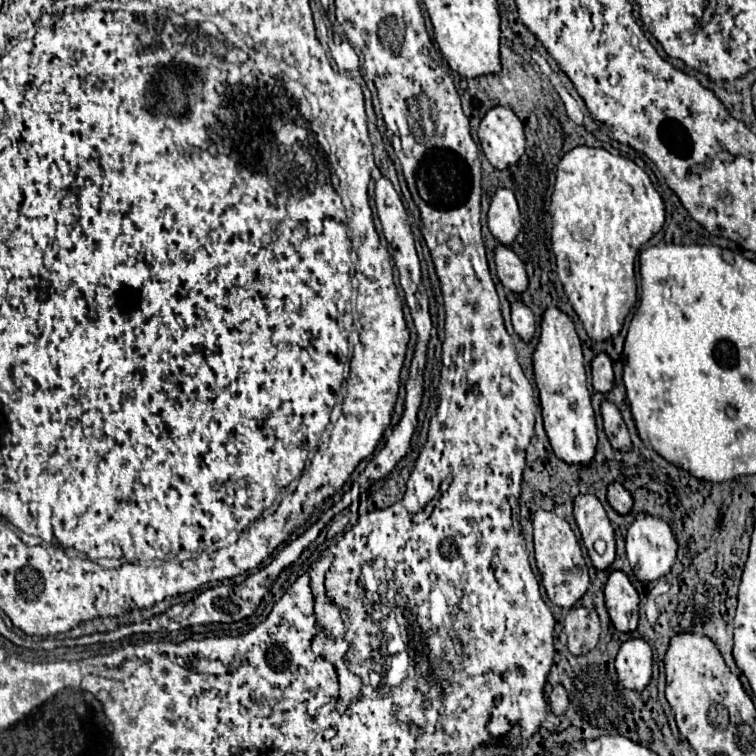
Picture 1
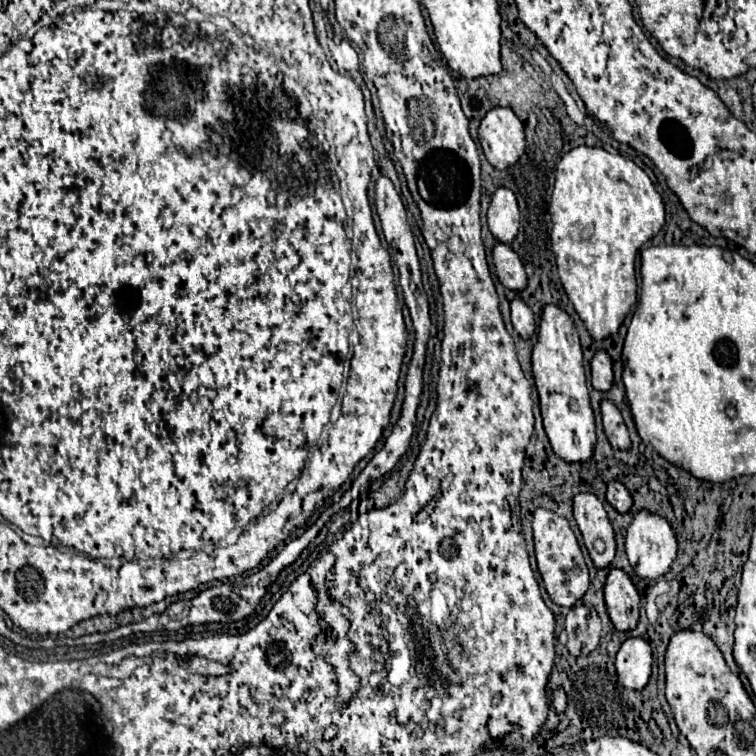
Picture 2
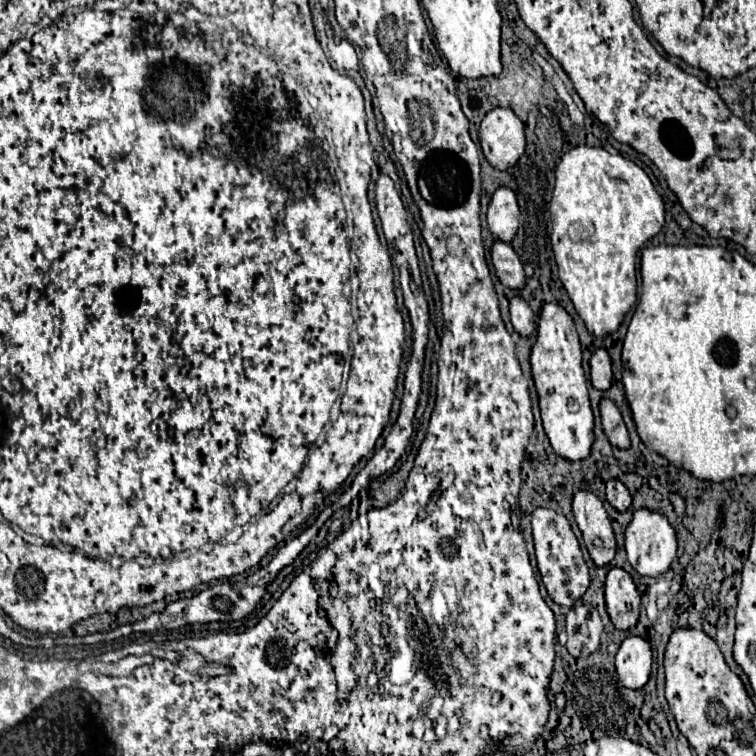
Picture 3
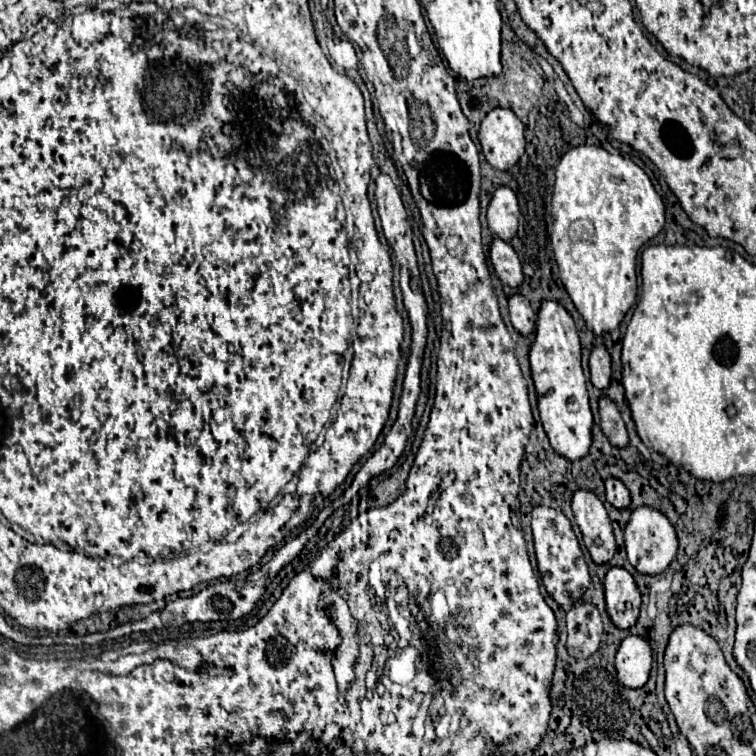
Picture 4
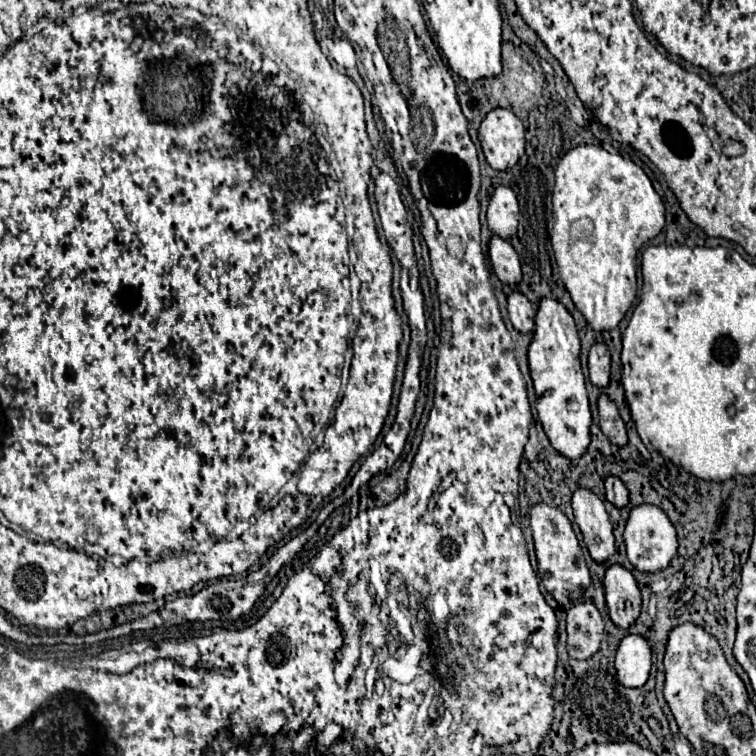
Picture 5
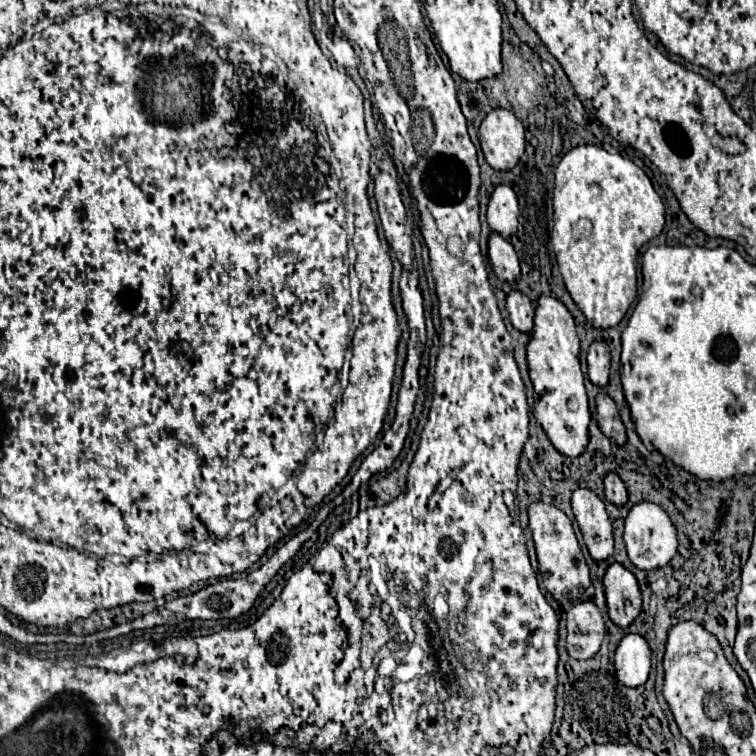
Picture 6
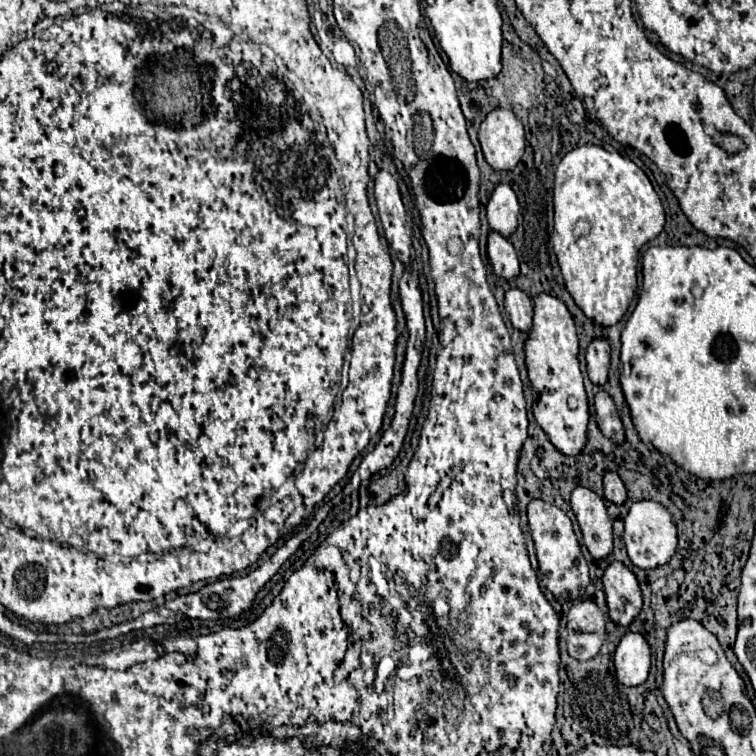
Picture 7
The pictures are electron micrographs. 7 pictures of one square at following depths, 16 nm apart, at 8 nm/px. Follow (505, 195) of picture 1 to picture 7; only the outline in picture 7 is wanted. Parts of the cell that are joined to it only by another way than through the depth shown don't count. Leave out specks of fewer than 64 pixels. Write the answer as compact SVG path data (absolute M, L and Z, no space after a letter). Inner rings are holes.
M498 184L488 200L488 224L502 236L510 236L516 230L518 220L518 198L510 184Z

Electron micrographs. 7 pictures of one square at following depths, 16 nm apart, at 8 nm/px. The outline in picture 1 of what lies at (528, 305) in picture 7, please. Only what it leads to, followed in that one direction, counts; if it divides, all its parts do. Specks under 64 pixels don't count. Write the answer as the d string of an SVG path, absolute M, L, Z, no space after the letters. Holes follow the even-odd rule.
M516 300L512 304L512 326L518 332L518 336L522 340L526 340L526 342L530 342L534 332L536 332L534 314L532 314L532 310L522 300Z

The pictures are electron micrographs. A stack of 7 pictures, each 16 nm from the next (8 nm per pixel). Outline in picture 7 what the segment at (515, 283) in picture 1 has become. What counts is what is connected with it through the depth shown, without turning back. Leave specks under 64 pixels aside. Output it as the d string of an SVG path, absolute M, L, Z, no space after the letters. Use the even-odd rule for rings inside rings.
M492 230L488 234L488 260L494 268L494 272L504 278L504 280L512 280L518 274L518 258L516 258L516 250L510 244L508 238L504 238L500 232Z

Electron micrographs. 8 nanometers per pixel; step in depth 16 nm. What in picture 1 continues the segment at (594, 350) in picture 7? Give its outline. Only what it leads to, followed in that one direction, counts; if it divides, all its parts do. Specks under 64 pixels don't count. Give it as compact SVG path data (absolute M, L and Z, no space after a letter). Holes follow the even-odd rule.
M600 352L592 360L592 386L598 392L608 392L614 386L614 372L612 372L612 360L608 354Z

